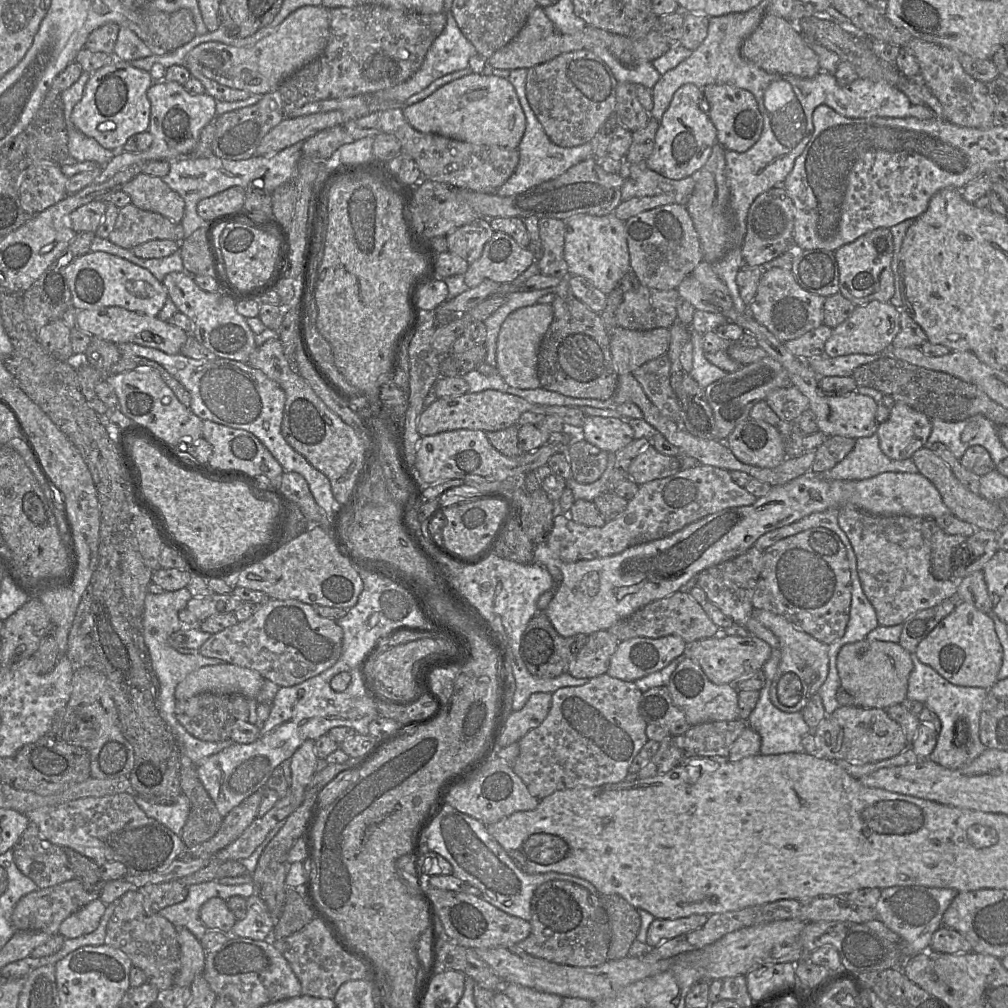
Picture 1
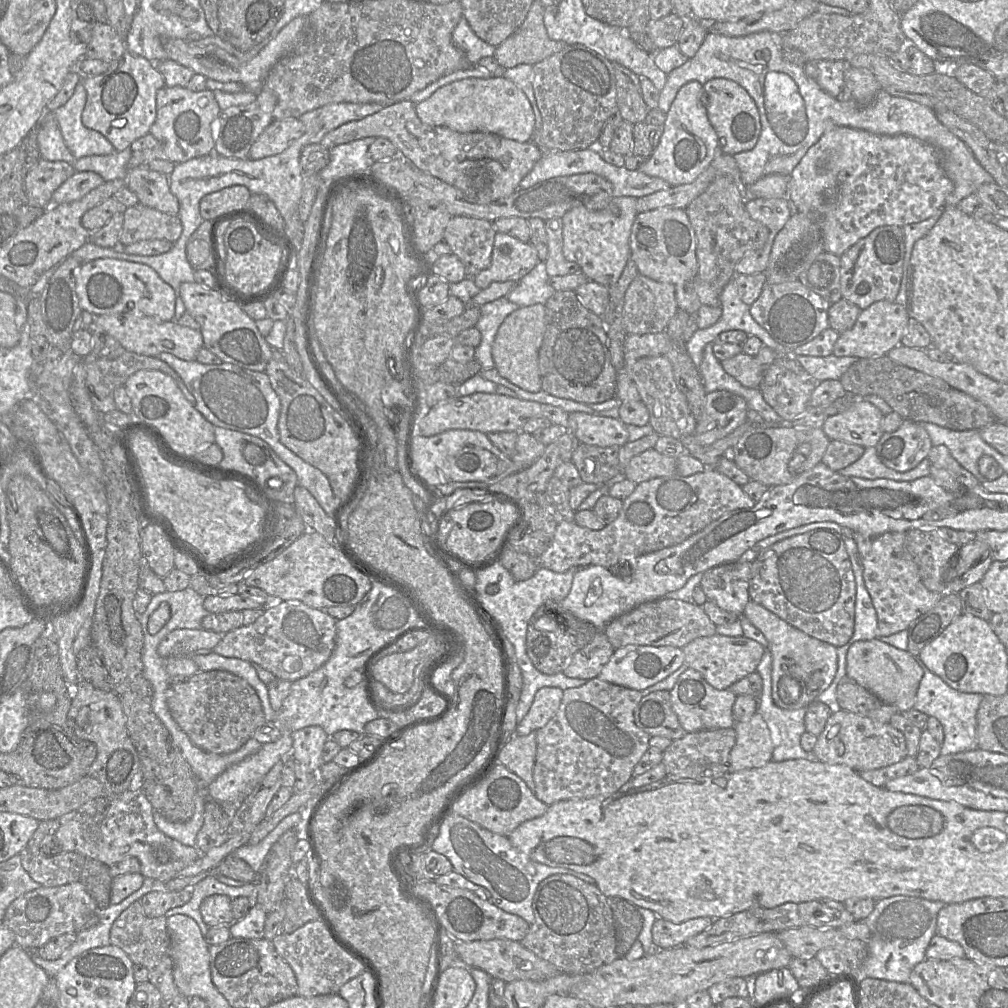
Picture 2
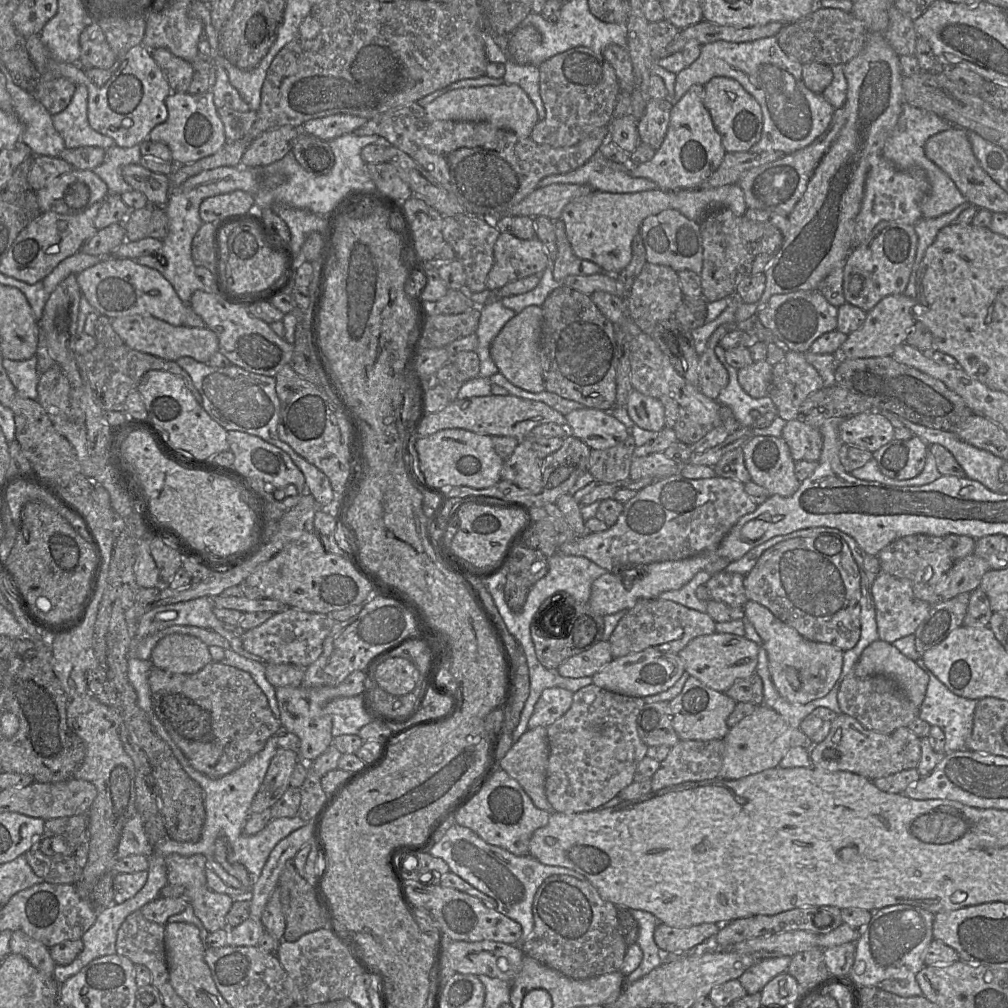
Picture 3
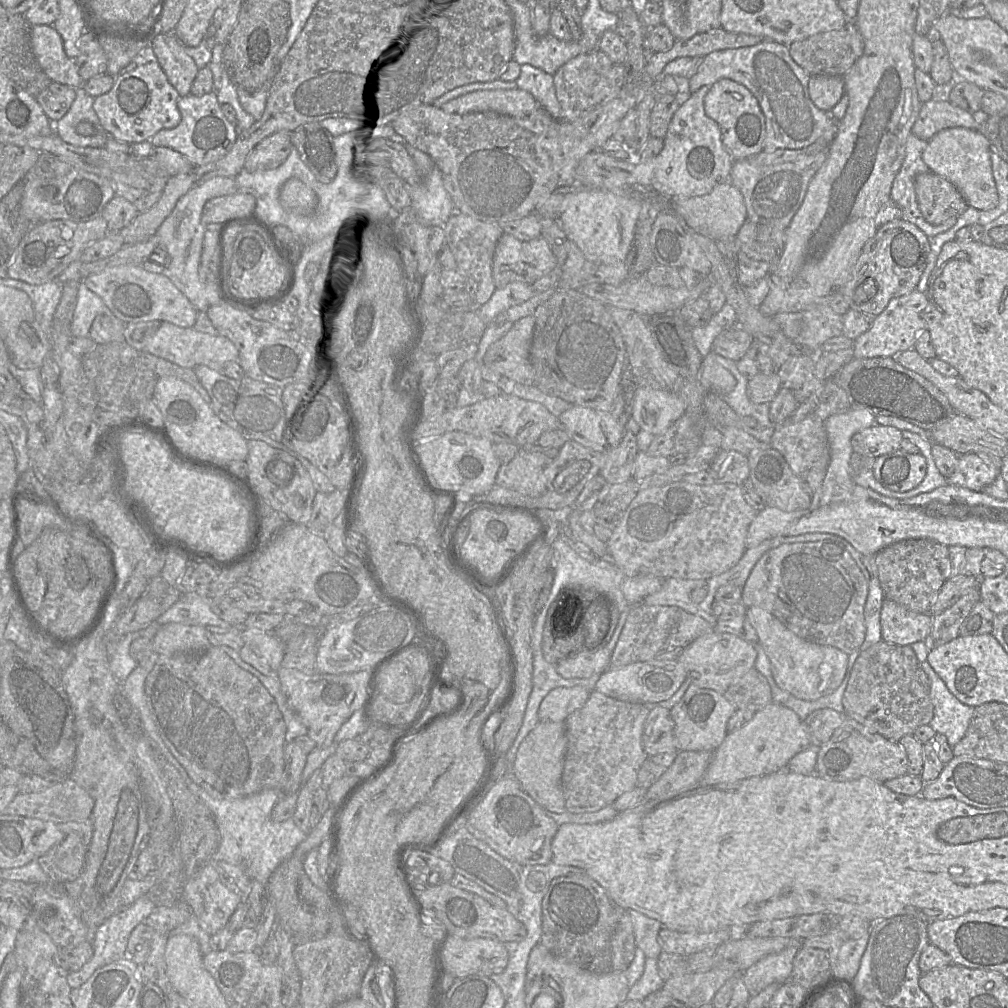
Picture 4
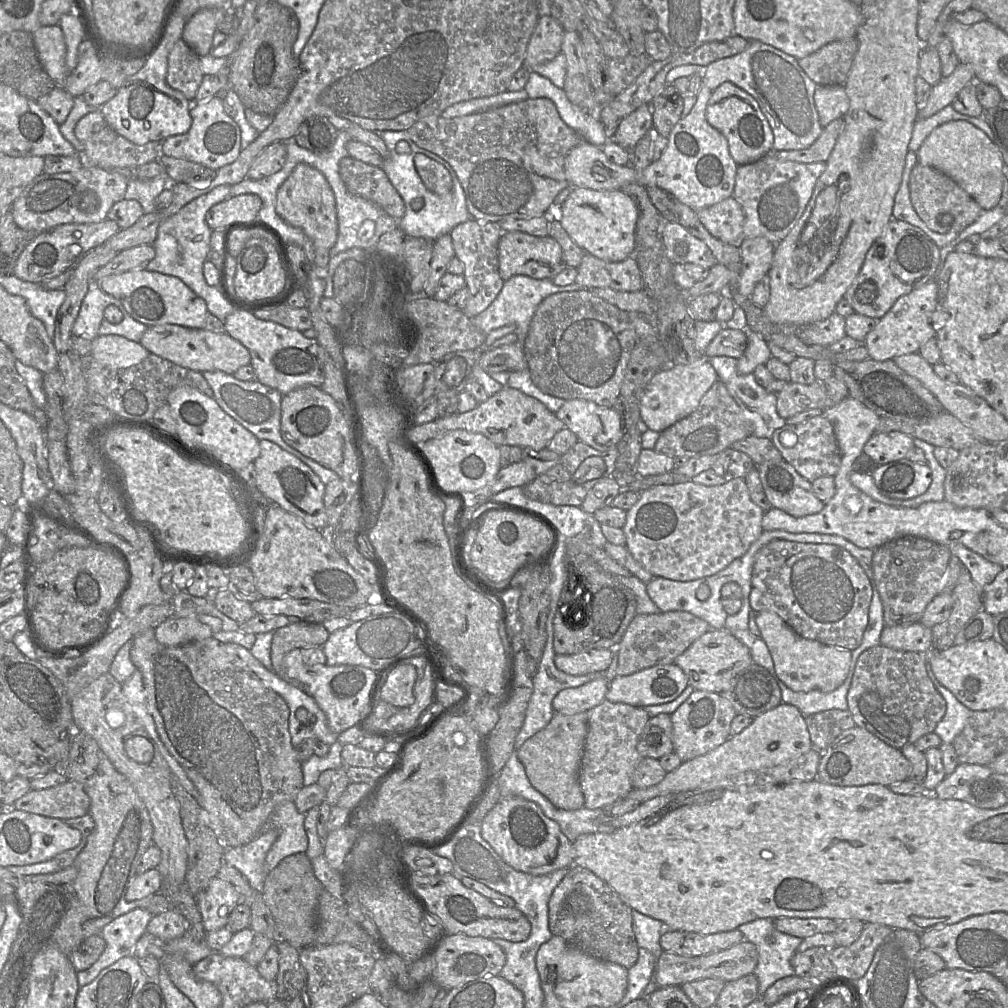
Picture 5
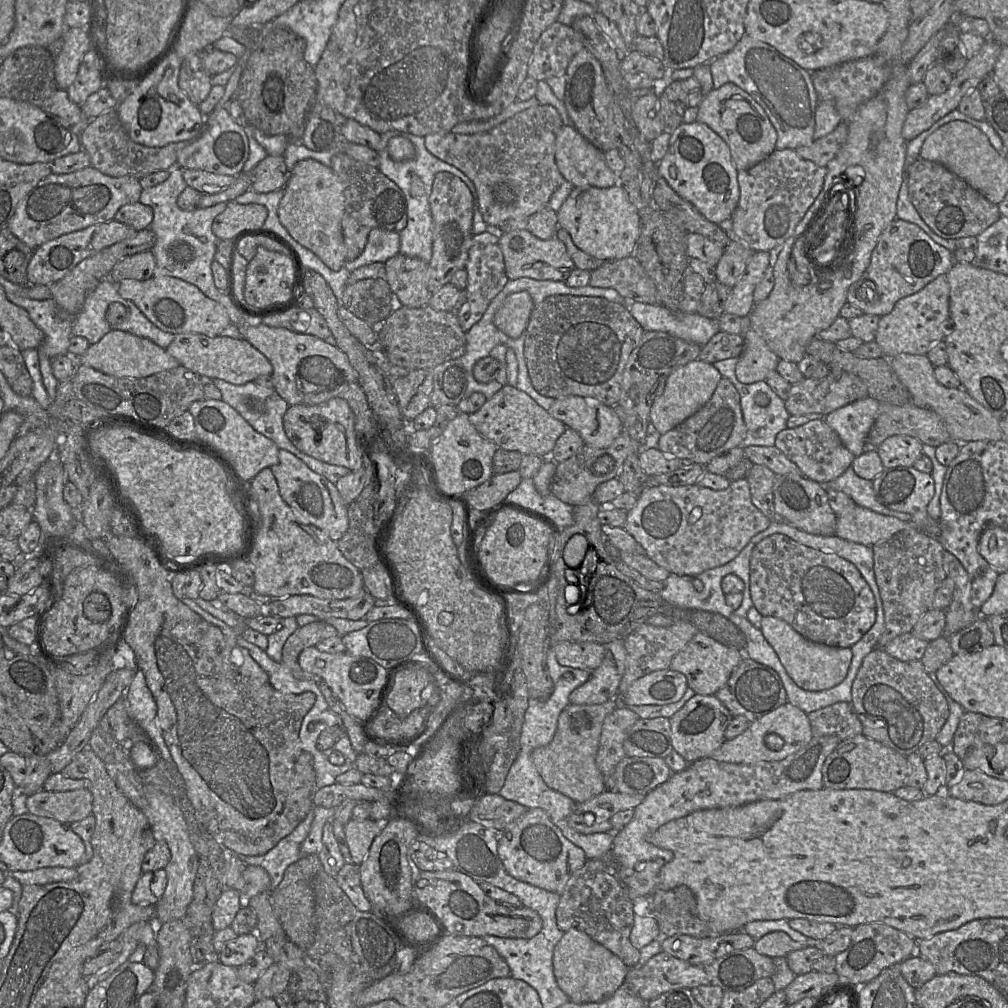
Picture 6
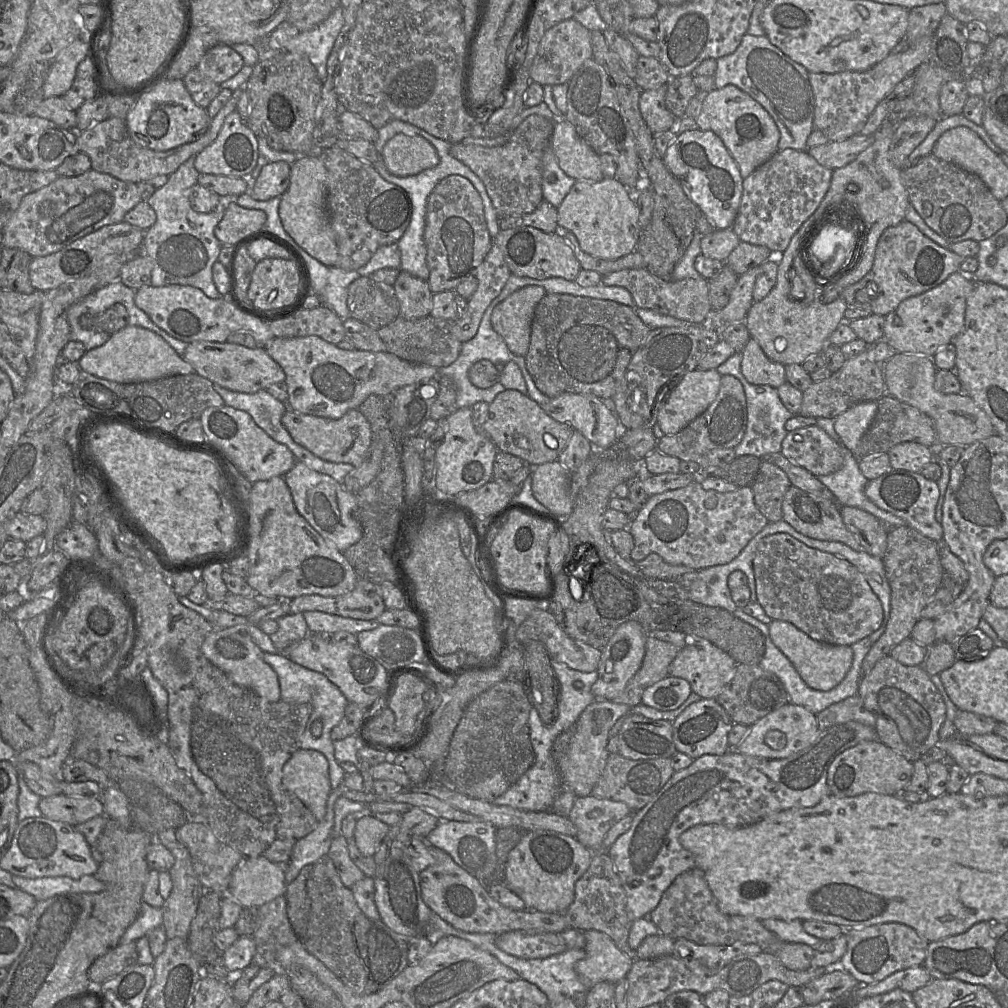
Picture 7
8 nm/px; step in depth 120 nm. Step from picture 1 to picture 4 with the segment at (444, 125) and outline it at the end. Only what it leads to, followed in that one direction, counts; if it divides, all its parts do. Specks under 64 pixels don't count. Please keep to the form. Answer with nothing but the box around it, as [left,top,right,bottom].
[440,88,540,118]

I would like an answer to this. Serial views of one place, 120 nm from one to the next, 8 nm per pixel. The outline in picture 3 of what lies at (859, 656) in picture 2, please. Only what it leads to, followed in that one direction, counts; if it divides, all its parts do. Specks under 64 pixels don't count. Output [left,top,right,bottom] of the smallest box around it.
[858,639,929,707]

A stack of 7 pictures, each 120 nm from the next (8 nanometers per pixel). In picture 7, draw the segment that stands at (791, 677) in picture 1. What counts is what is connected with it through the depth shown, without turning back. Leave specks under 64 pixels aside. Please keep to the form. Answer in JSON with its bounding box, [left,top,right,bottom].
[769,620,853,691]

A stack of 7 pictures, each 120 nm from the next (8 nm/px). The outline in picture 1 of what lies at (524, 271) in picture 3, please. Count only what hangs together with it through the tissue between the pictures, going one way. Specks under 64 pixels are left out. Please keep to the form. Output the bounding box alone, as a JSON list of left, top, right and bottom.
[463,232,535,288]

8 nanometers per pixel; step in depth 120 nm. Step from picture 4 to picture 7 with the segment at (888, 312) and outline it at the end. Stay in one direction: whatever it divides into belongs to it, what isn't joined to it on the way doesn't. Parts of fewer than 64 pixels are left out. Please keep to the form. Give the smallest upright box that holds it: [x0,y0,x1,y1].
[884,272,975,356]

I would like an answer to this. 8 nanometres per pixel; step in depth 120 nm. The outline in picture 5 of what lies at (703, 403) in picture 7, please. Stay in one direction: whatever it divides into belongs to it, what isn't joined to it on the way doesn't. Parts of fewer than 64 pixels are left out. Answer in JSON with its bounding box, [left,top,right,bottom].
[641,356,717,431]

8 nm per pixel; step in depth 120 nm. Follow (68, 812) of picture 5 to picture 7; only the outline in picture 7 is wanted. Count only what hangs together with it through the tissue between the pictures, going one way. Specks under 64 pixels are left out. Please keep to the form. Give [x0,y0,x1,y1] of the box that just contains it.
[39,794,104,826]

